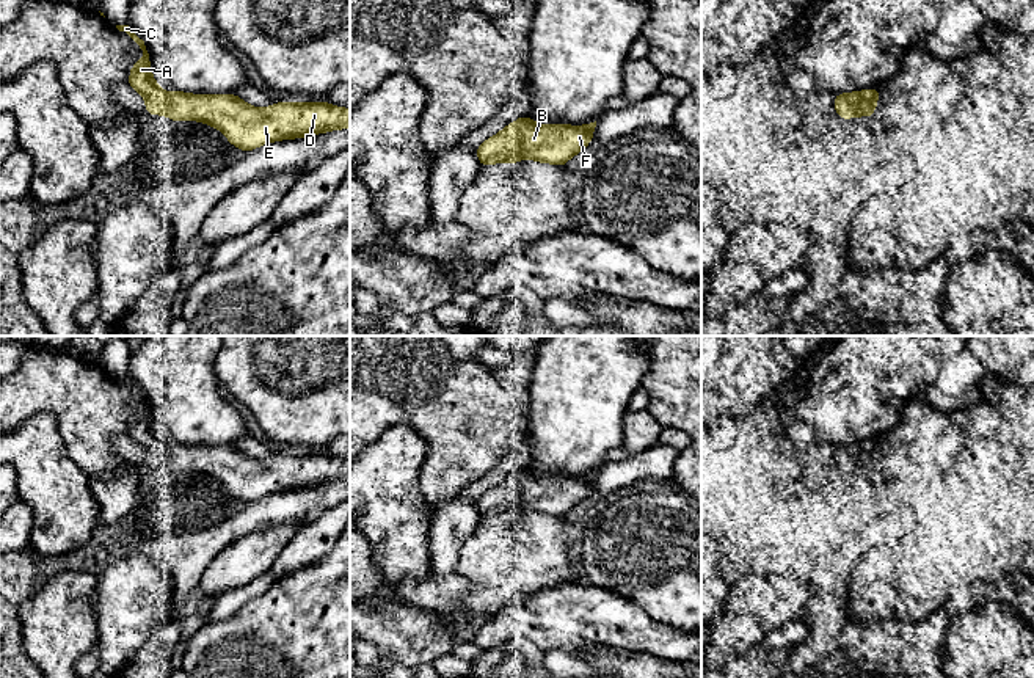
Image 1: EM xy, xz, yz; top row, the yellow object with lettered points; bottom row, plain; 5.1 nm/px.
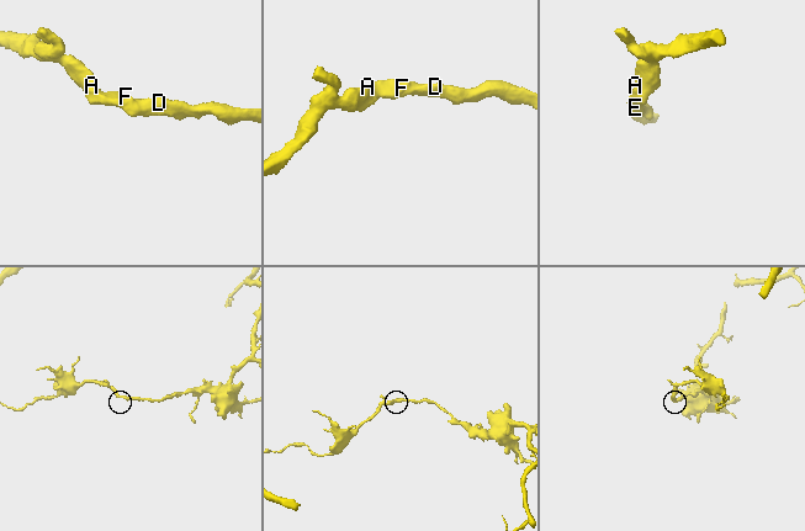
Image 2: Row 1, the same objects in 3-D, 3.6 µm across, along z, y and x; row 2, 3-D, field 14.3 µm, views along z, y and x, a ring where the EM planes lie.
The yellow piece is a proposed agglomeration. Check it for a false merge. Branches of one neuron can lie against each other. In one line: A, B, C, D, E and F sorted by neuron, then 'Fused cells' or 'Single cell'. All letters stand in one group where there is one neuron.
Groups: A B C D E F. Single cell

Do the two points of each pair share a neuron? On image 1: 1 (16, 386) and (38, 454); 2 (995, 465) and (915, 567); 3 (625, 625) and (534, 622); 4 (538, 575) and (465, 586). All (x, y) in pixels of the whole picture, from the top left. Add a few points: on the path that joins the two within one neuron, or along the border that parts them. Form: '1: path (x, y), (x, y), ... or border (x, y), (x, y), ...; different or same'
1: border (16, 429), (36, 413), (49, 411), (60, 435); different
2: border (1000, 476), (1012, 479); different
3: path (603, 622), (556, 622); same
4: border (455, 572), (473, 584), (465, 603), (474, 612); different

